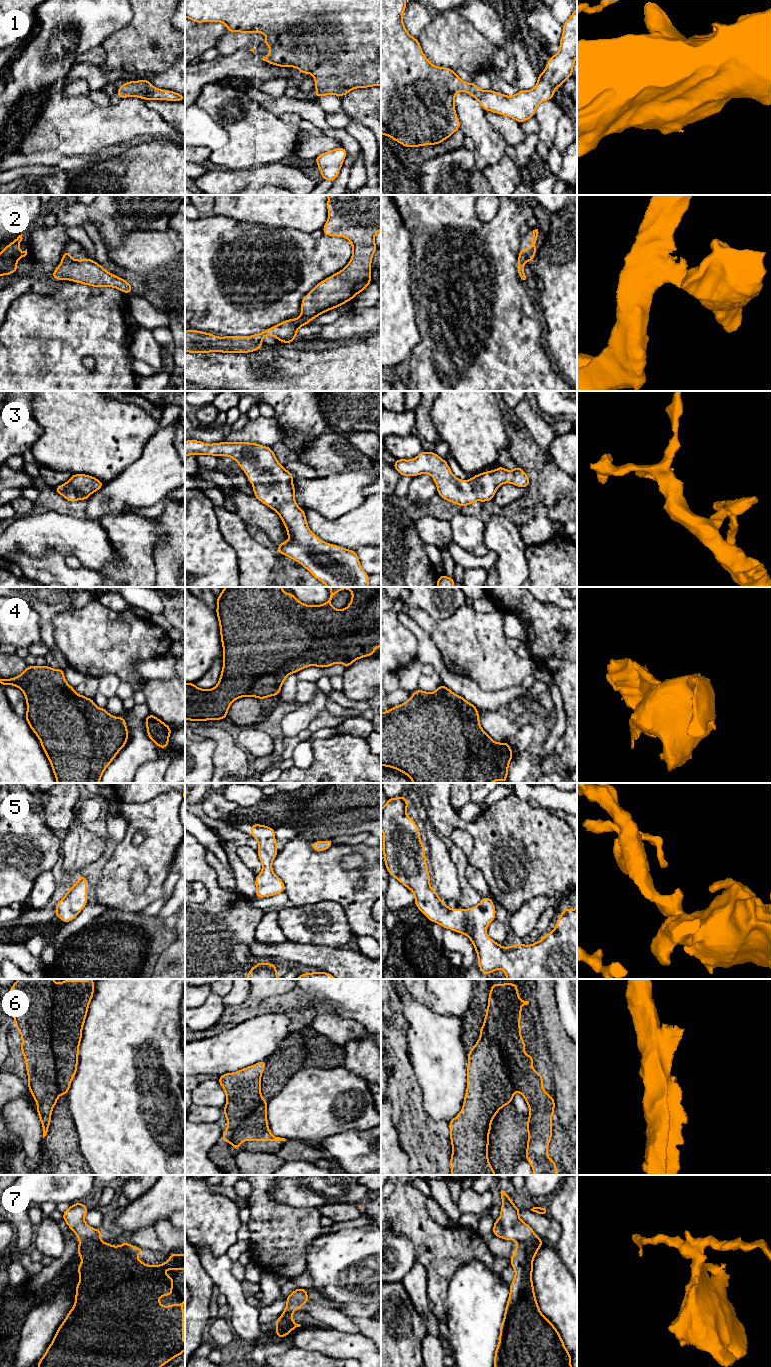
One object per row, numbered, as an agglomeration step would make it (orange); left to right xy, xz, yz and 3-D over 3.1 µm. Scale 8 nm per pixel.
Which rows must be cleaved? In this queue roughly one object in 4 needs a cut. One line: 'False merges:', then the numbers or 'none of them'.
False merges: 6, 7

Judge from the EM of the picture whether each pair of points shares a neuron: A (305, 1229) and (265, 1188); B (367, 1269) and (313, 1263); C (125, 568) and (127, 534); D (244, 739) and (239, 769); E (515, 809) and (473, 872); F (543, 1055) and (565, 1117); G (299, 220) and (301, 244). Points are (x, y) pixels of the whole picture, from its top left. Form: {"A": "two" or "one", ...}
{"A": "one", "B": "one", "C": "one", "D": "two", "E": "two", "F": "two", "G": "two"}

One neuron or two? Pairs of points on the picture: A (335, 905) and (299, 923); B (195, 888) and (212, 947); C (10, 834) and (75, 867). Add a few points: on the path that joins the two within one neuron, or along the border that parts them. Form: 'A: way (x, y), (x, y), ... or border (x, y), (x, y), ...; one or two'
A: way (327, 914), (324, 917), (308, 921); one
B: border (195, 881), (207, 890), (202, 903); two
C: border (61, 842), (62, 854); two

